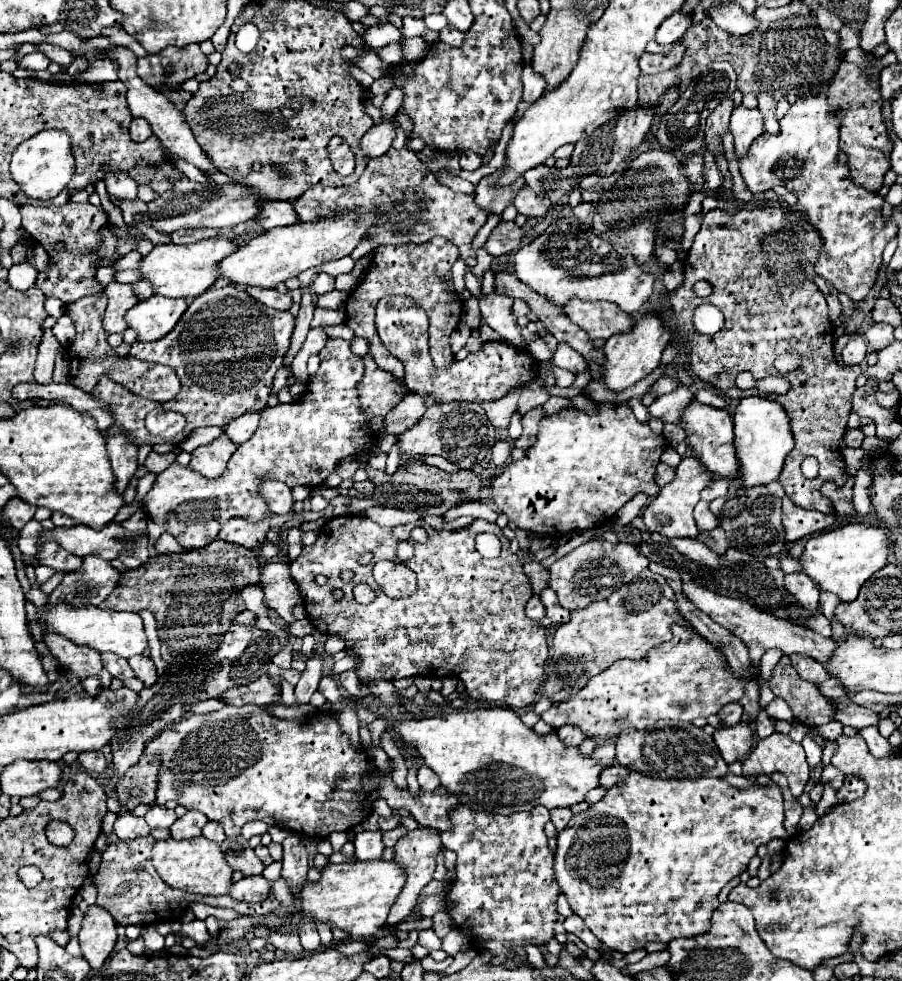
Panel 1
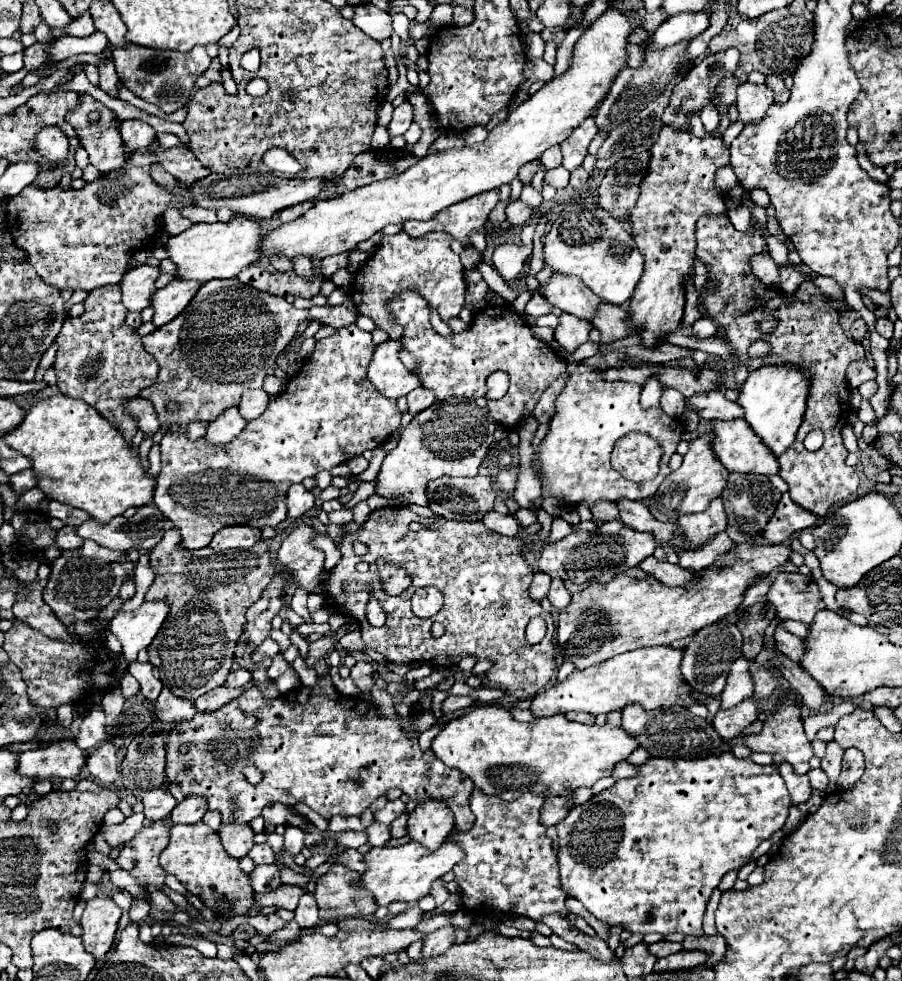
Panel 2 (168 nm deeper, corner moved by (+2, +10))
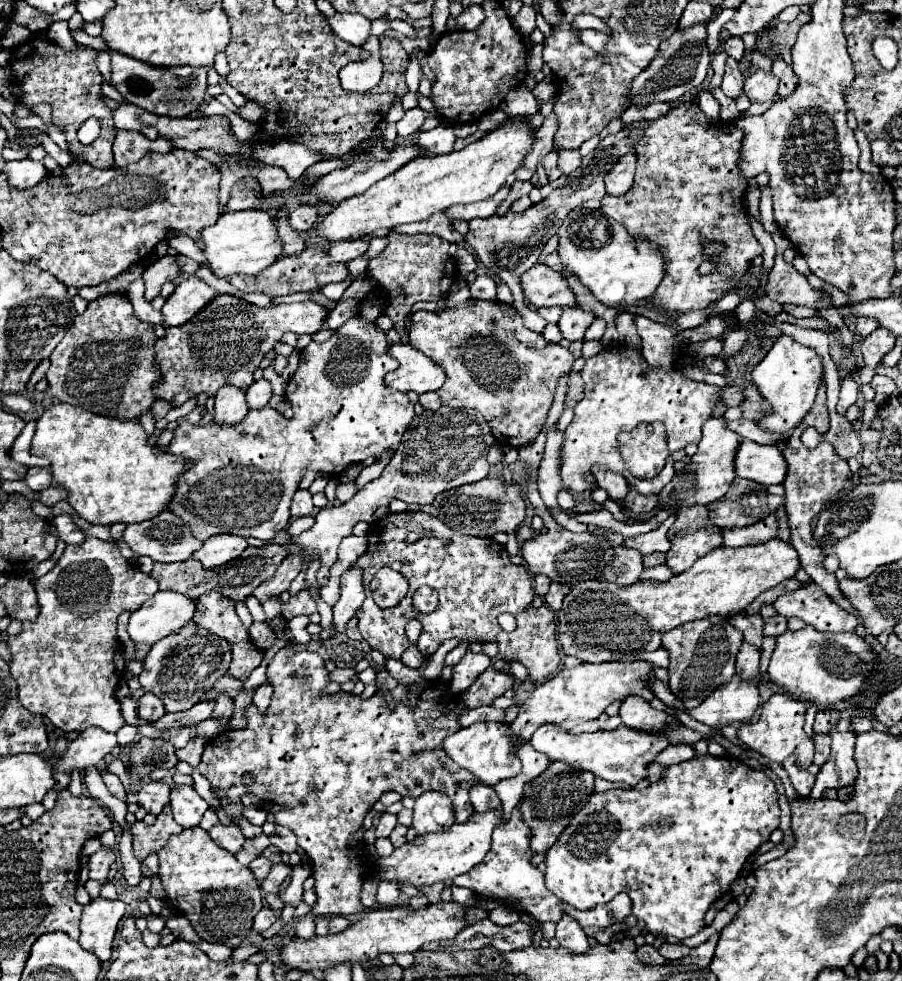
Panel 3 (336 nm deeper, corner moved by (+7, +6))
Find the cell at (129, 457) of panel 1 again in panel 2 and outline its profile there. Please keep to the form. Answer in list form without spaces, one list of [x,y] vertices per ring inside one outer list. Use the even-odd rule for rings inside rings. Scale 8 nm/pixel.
[[[119,285],[101,286],[89,292],[83,300],[85,312],[77,318],[67,318],[57,336],[57,388],[71,398],[81,398],[91,404],[105,420],[121,430],[127,444],[137,434],[135,420],[123,410],[123,398],[137,396],[143,388],[157,380],[159,364],[145,352],[141,336],[125,324],[125,306],[121,304]]]

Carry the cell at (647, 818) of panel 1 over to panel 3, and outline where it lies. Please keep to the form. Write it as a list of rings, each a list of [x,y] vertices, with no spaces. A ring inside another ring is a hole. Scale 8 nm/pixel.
[[[694,756],[686,762],[680,762],[676,766],[670,766],[664,770],[664,778],[656,784],[650,784],[644,790],[608,790],[608,792],[596,792],[590,796],[590,802],[580,810],[578,822],[570,824],[556,840],[556,844],[550,848],[546,854],[546,886],[550,892],[554,892],[562,902],[578,908],[578,910],[588,910],[596,904],[606,904],[610,902],[618,892],[626,892],[632,898],[632,914],[638,920],[646,922],[646,928],[650,934],[666,934],[666,936],[676,936],[676,938],[690,938],[698,934],[706,924],[704,924],[704,914],[708,908],[720,900],[724,894],[730,892],[730,884],[740,876],[746,860],[760,848],[760,844],[770,840],[770,834],[780,826],[780,808],[778,808],[778,794],[774,782],[764,774],[756,772],[750,766],[746,766],[738,758],[714,758],[714,756]]]

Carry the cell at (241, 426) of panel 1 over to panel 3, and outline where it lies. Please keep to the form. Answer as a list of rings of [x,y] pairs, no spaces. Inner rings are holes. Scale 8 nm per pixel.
[[[256,380],[250,388],[248,388],[248,394],[246,394],[246,402],[250,408],[262,408],[268,404],[272,396],[272,384],[268,380]]]

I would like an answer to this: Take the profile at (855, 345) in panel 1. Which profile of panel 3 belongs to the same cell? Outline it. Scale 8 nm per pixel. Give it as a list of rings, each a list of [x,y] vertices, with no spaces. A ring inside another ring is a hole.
[[[862,316],[862,318],[858,318],[856,320],[856,334],[860,334],[860,336],[868,336],[868,334],[872,334],[876,328],[880,328],[880,324],[876,324],[876,320],[872,320],[872,318],[868,318],[868,316]]]

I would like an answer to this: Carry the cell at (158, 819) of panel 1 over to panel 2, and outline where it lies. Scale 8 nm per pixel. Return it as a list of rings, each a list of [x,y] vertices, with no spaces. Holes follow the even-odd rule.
[[[149,790],[149,792],[143,792],[141,802],[145,806],[145,810],[143,810],[145,818],[147,820],[153,820],[153,822],[167,818],[169,812],[177,804],[175,798],[169,792],[165,792],[165,790]]]

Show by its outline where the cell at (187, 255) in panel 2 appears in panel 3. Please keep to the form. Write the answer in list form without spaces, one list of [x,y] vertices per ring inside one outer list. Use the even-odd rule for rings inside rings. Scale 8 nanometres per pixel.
[[[264,210],[224,212],[212,228],[202,232],[202,240],[206,244],[204,256],[208,258],[214,274],[220,278],[228,278],[232,274],[258,274],[284,254],[274,218]]]

